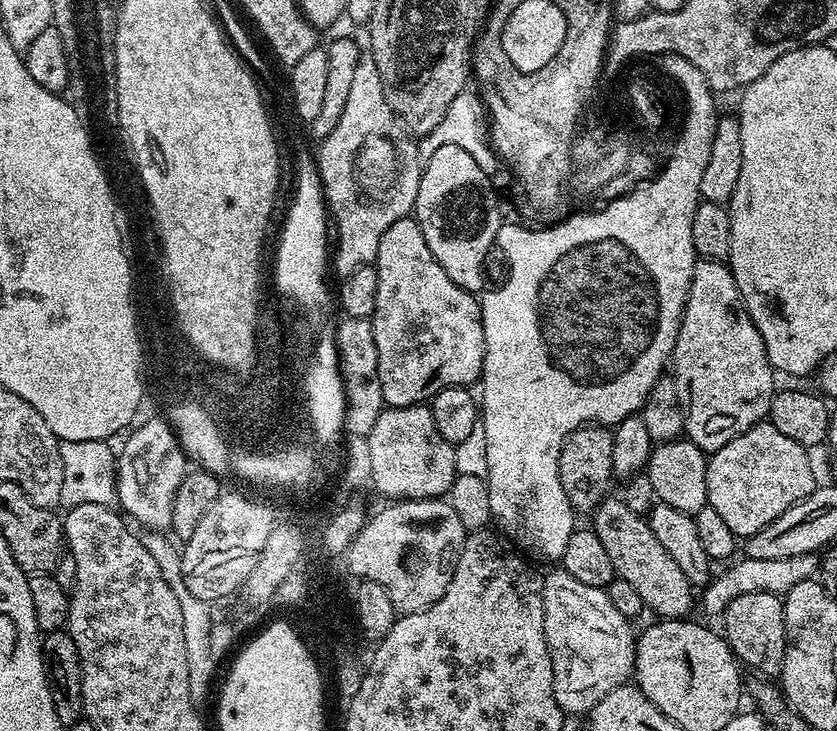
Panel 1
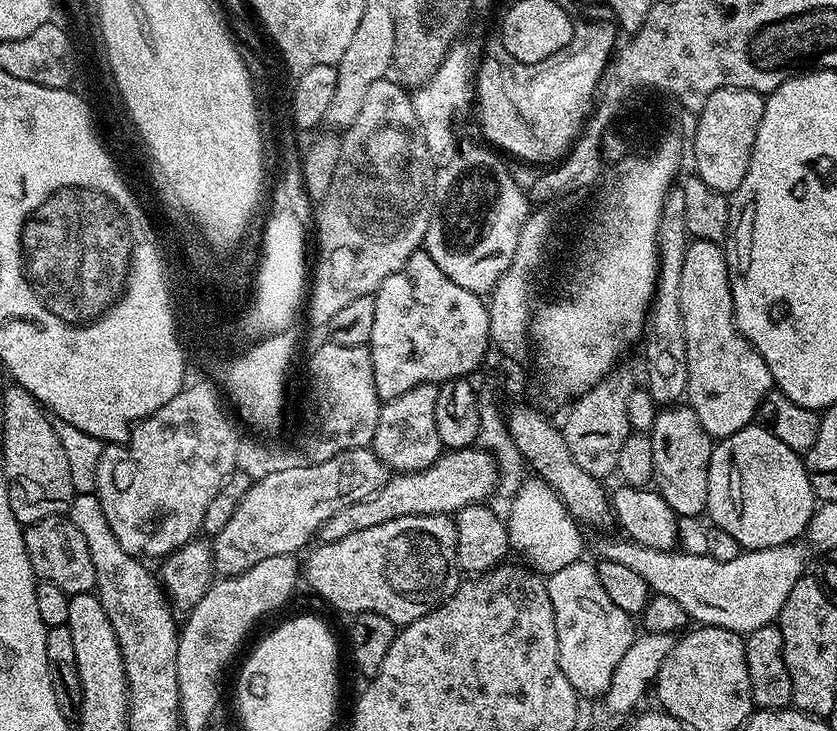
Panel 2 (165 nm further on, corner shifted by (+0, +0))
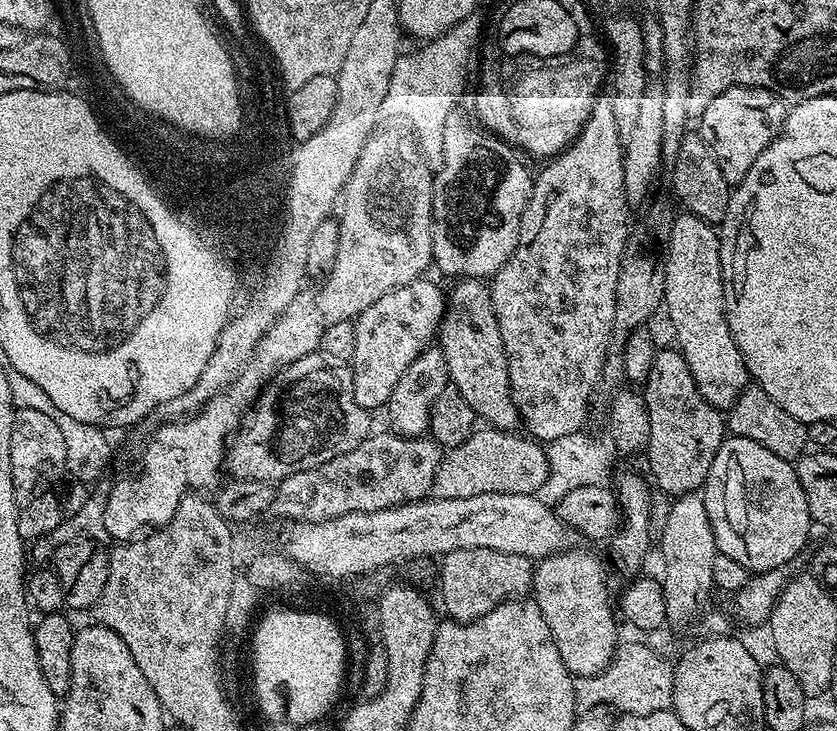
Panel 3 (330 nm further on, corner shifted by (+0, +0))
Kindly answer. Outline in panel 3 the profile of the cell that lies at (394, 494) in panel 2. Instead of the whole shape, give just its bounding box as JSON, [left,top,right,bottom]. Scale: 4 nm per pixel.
[432,426,547,499]

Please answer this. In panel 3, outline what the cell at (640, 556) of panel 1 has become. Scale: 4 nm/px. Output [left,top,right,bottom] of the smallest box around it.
[438,278,522,432]

